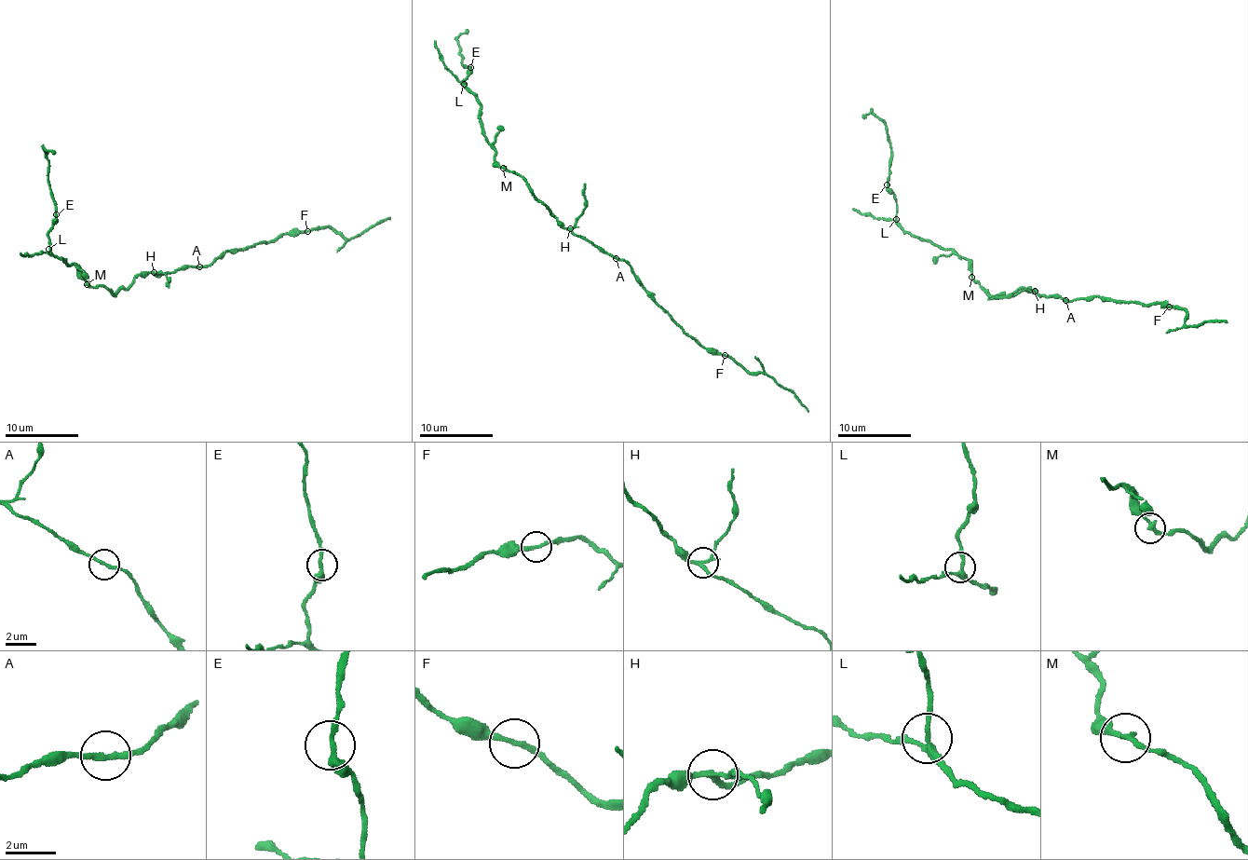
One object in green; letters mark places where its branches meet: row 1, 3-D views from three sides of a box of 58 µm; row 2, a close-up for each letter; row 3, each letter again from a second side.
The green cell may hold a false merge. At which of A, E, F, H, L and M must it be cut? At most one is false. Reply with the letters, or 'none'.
H

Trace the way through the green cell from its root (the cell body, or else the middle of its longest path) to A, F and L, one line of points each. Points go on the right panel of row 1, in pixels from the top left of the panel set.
A: (1029, 291), (1033, 289), (1046, 297), (1064, 299)
F: (1029, 291), (1033, 289), (1046, 297), (1057, 297), (1072, 302), (1094, 297), (1169, 307)
L: (1029, 291), (1018, 289), (1007, 295), (988, 295), (971, 278), (966, 259), (911, 236), (896, 219)

